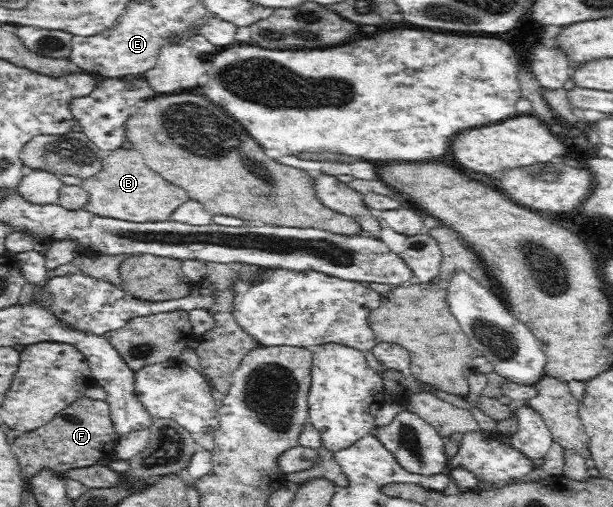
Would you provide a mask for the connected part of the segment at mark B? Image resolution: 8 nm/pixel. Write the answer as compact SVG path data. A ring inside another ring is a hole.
M132 149L108 152L101 161L99 172L85 178L81 187L89 194L89 201L83 208L96 216L117 218L130 222L162 222L189 199L183 188L168 182L152 170L143 156Z

